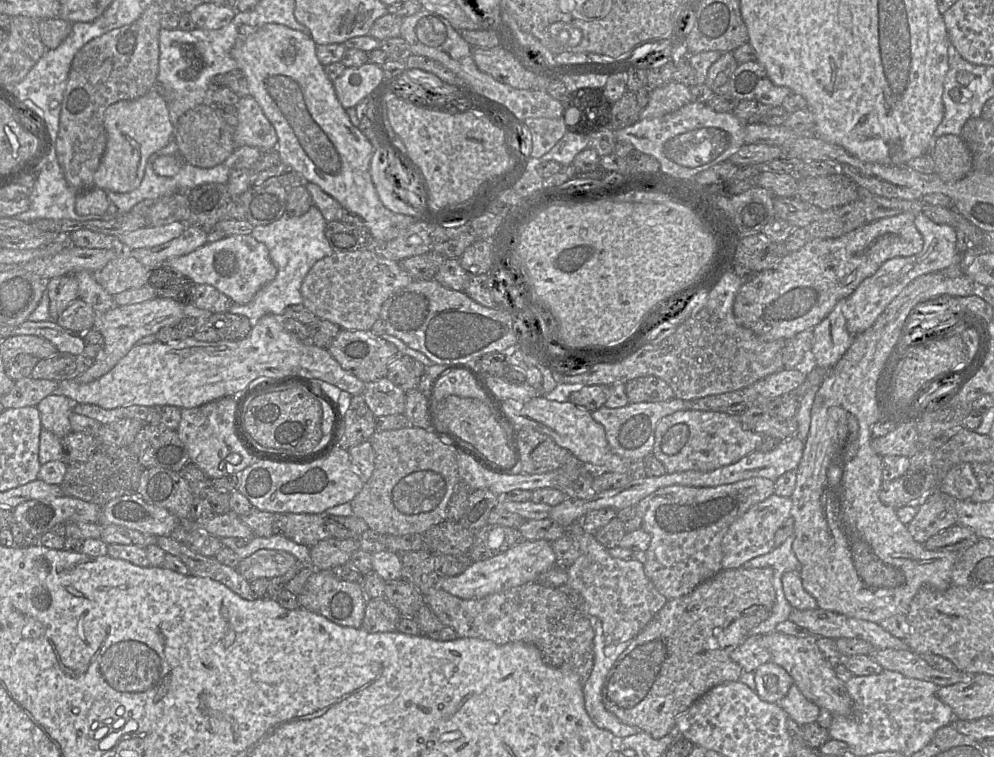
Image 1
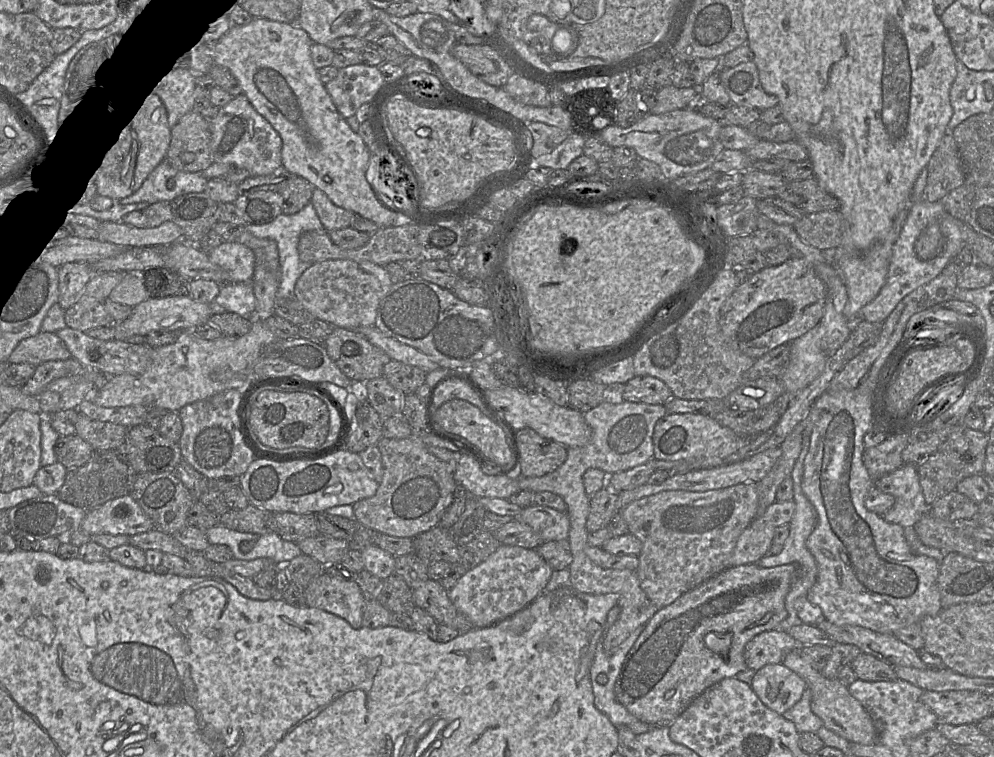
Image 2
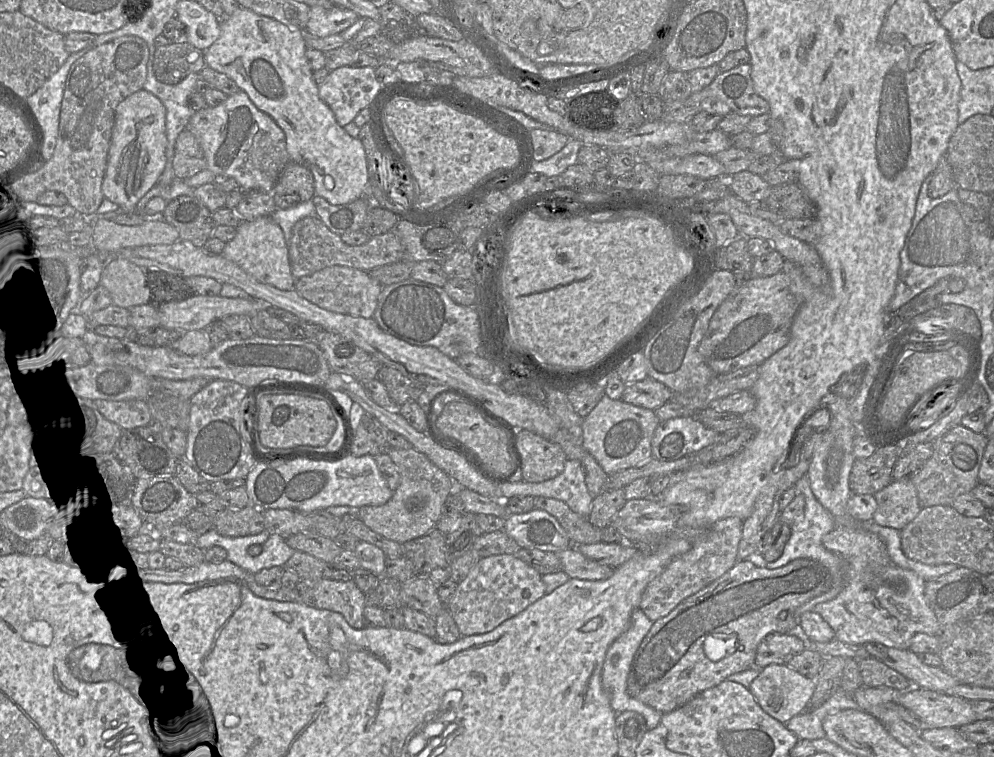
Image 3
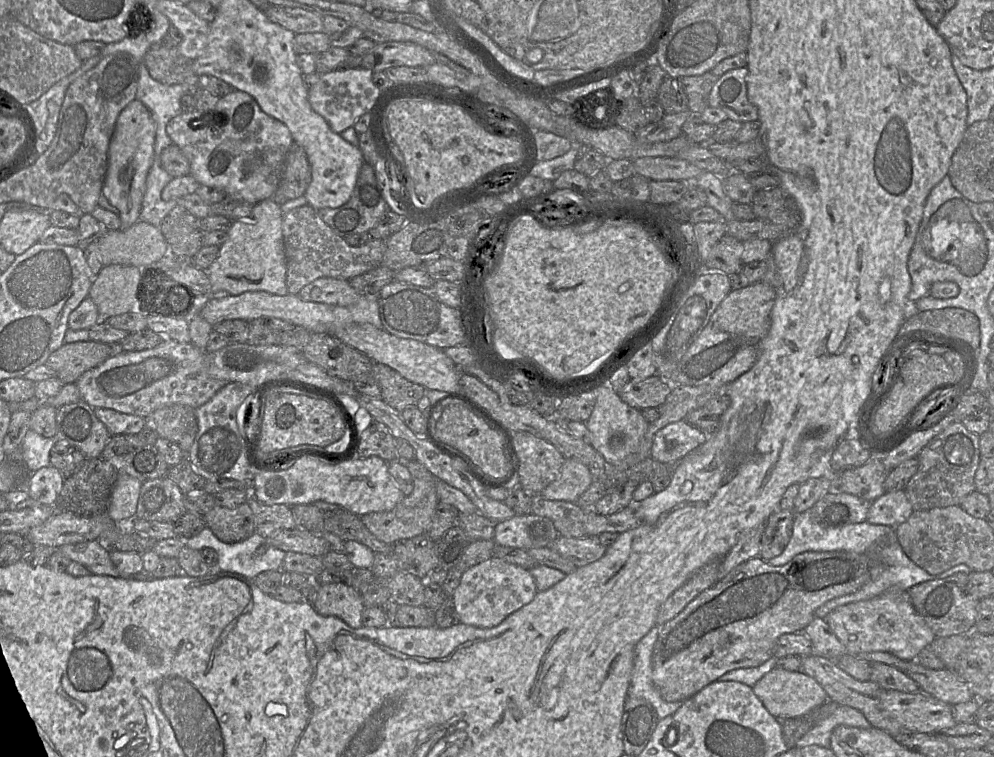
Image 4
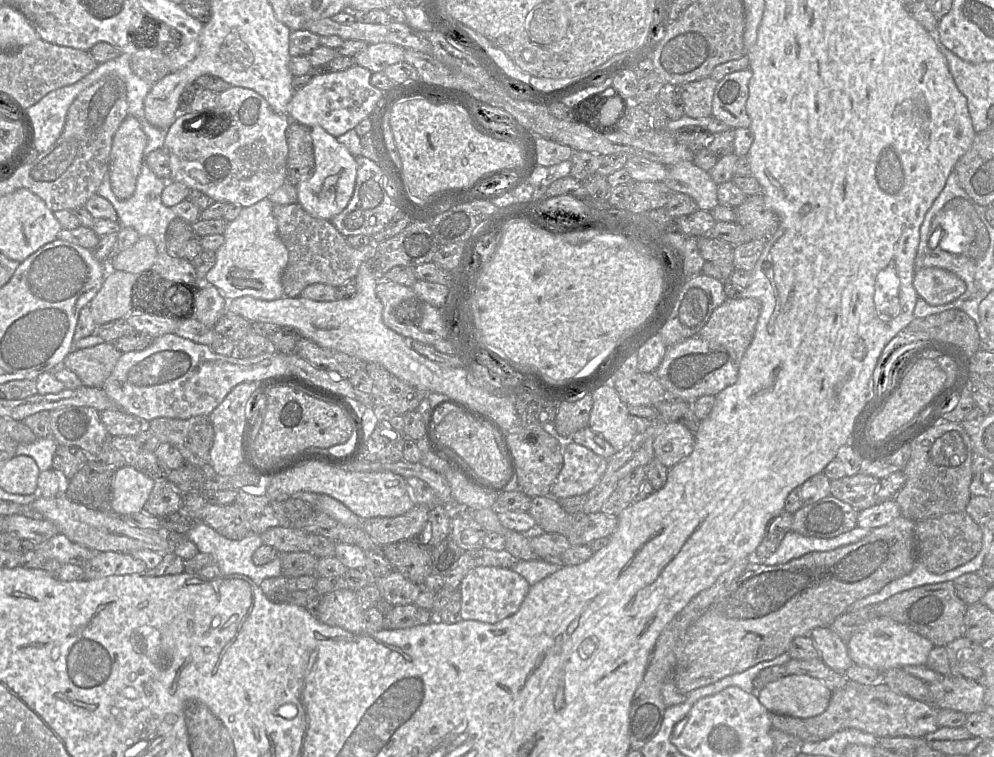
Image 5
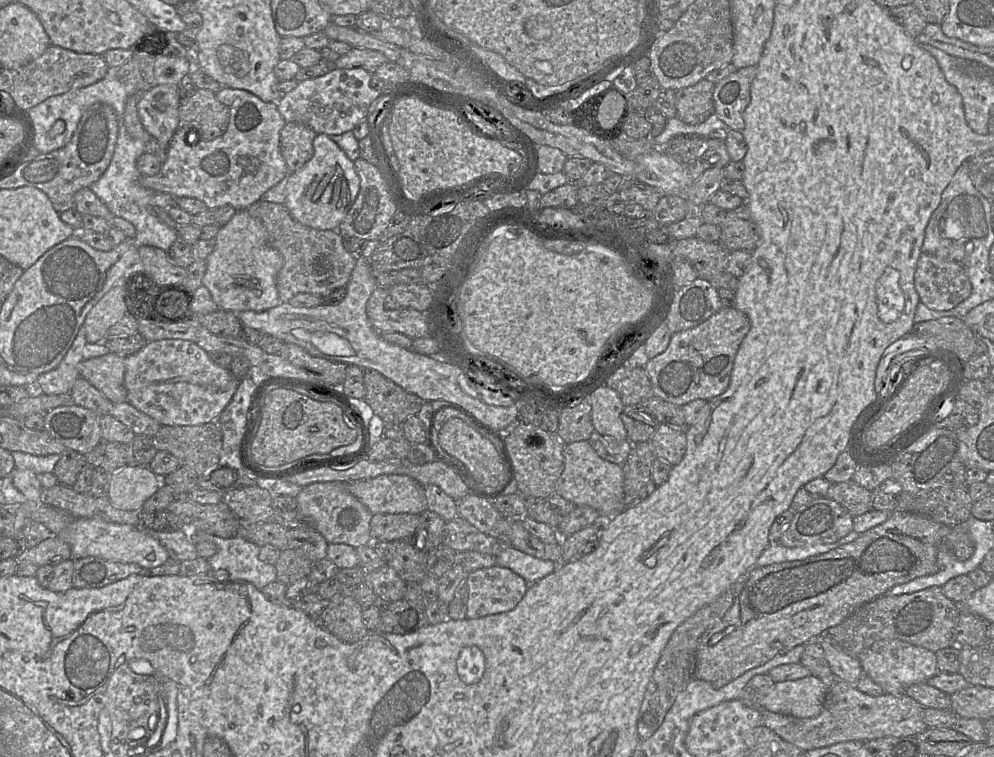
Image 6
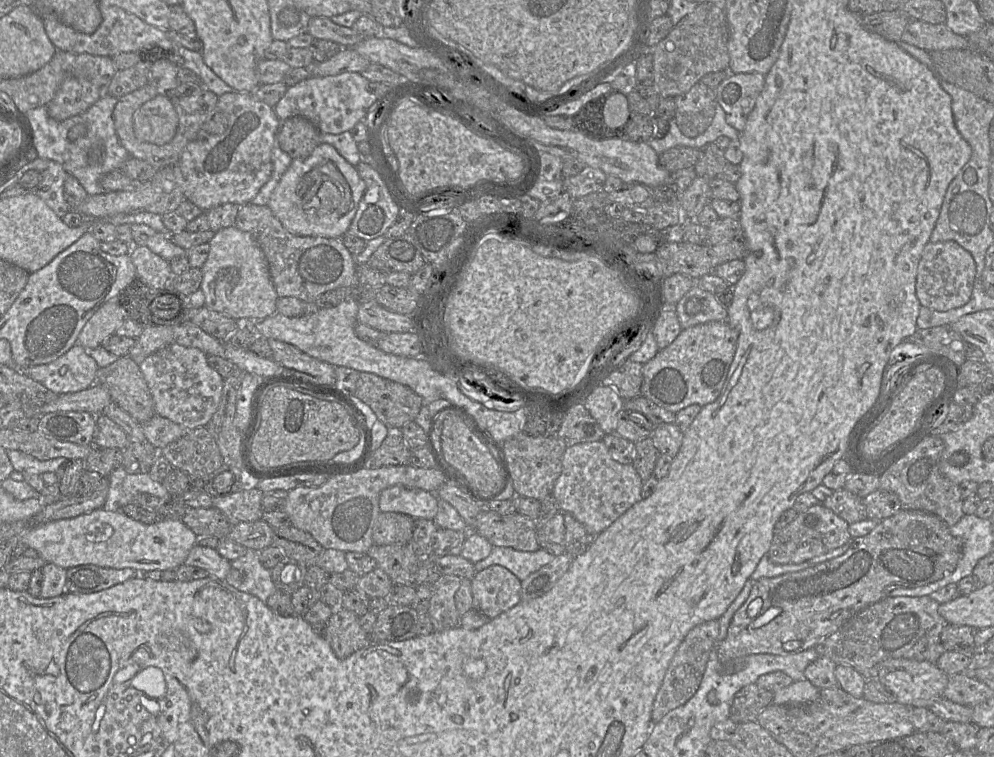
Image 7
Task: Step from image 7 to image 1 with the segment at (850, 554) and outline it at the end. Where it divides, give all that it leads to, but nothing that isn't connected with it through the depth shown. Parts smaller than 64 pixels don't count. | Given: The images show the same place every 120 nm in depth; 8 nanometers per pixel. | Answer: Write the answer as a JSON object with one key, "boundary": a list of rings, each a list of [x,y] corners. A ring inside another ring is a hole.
{"boundary":[[[739,567],[738,569],[724,570],[722,569],[709,580],[698,585],[691,593],[668,600],[646,627],[630,641],[626,650],[617,658],[609,670],[602,688],[602,700],[605,708],[613,713],[620,721],[625,724],[637,726],[643,732],[648,733],[654,739],[660,739],[669,732],[676,730],[676,720],[679,715],[686,712],[690,706],[706,692],[712,688],[728,682],[739,681],[743,669],[731,658],[731,653],[738,648],[749,637],[749,632],[755,626],[765,621],[771,614],[775,603],[775,589],[773,586],[773,570],[772,568],[753,568],[746,569]]]}

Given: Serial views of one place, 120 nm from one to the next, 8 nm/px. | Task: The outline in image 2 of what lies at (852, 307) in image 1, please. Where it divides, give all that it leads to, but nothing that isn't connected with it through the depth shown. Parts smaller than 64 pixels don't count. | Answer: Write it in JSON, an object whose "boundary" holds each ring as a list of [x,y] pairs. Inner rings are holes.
{"boundary":[[[924,168],[911,191],[908,215],[902,225],[899,238],[893,245],[886,282],[875,299],[861,308],[858,320],[882,323],[906,295],[938,276],[966,247],[961,237],[964,222],[947,212],[940,200],[920,201],[927,176],[928,171]]]}

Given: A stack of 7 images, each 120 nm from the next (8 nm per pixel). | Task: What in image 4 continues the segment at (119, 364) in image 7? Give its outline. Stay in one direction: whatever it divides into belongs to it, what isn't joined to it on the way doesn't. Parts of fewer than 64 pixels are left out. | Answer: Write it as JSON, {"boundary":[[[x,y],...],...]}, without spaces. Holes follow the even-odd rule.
{"boundary":[[[95,341],[64,343],[60,348],[50,354],[45,365],[56,372],[62,384],[75,383],[84,372],[97,367],[115,352],[121,351],[119,345],[108,345]]]}

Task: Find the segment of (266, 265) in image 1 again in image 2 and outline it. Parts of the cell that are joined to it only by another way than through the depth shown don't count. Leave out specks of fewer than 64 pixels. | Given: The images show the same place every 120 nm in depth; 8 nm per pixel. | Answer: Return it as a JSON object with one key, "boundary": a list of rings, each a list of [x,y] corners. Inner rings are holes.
{"boundary":[[[225,241],[218,247],[210,251],[208,253],[208,257],[212,263],[220,266],[229,273],[232,281],[230,283],[242,283],[252,281],[255,267],[255,253],[248,246],[241,244],[237,241]]]}

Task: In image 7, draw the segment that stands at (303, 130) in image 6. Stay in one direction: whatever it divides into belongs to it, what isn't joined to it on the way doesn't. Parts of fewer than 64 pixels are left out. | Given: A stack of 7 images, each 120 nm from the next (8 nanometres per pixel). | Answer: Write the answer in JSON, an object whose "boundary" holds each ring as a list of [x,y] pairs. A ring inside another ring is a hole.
{"boundary":[[[293,116],[280,120],[278,131],[280,148],[292,159],[308,157],[320,142],[320,131],[303,116]]]}

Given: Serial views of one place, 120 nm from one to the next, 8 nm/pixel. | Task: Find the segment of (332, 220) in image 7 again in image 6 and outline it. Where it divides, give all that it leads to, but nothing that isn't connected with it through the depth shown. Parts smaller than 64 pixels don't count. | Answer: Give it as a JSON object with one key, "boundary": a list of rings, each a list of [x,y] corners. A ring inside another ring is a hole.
{"boundary":[[[317,133],[313,148],[312,158],[290,174],[284,205],[292,217],[303,225],[320,230],[336,230],[358,195],[360,178],[354,162],[329,135]]]}

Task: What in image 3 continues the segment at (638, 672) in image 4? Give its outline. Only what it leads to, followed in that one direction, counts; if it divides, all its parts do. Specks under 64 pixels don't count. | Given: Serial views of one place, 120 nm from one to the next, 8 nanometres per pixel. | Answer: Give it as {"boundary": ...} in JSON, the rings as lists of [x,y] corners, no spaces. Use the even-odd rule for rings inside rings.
{"boundary":[[[640,608],[635,609],[632,612],[630,626],[627,631],[620,635],[608,648],[601,675],[602,685],[610,696],[610,705],[612,709],[616,713],[621,713],[623,711],[635,711],[640,713],[646,720],[648,730],[654,729],[660,724],[663,714],[654,708],[630,697],[626,691],[626,685],[633,656],[642,640],[651,629],[652,624],[653,622]]]}

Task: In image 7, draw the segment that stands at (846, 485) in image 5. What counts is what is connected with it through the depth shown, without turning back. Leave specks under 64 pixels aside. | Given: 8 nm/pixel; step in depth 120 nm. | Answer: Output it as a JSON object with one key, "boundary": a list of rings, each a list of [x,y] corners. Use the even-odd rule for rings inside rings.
{"boundary":[[[845,488],[833,491],[822,504],[844,519],[848,524],[868,518],[863,498],[858,497]]]}

